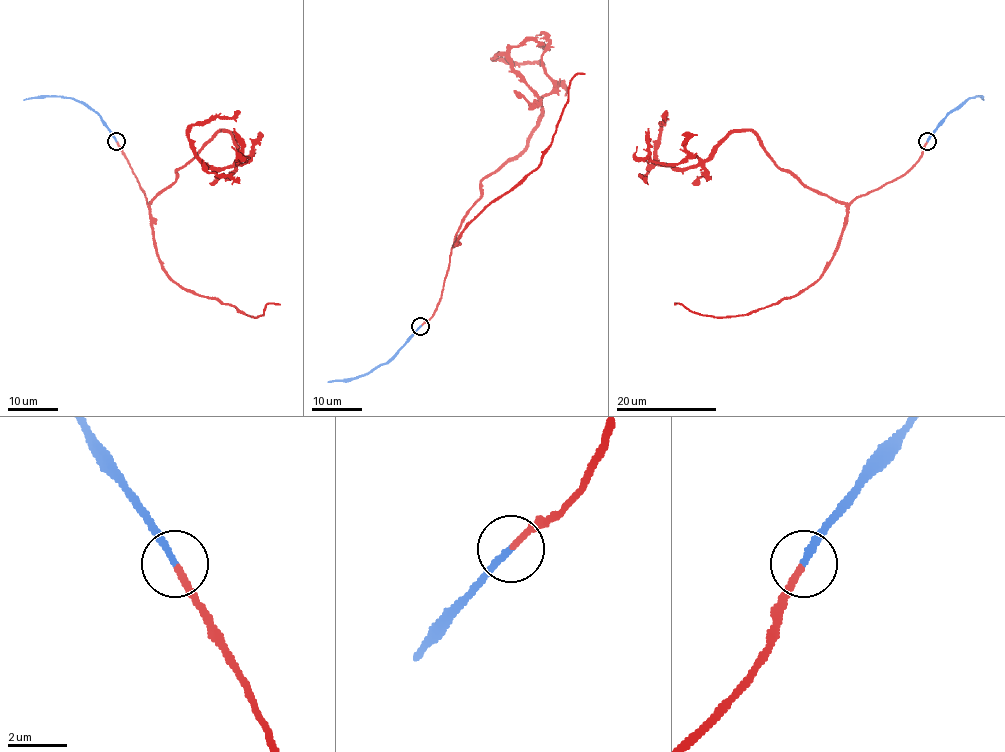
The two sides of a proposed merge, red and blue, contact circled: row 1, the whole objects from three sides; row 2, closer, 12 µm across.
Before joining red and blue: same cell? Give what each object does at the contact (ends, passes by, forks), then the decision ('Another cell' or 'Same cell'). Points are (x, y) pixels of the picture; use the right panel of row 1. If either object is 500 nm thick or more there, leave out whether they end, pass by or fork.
At the ring red ends. At the ring blue ends. Same cell

